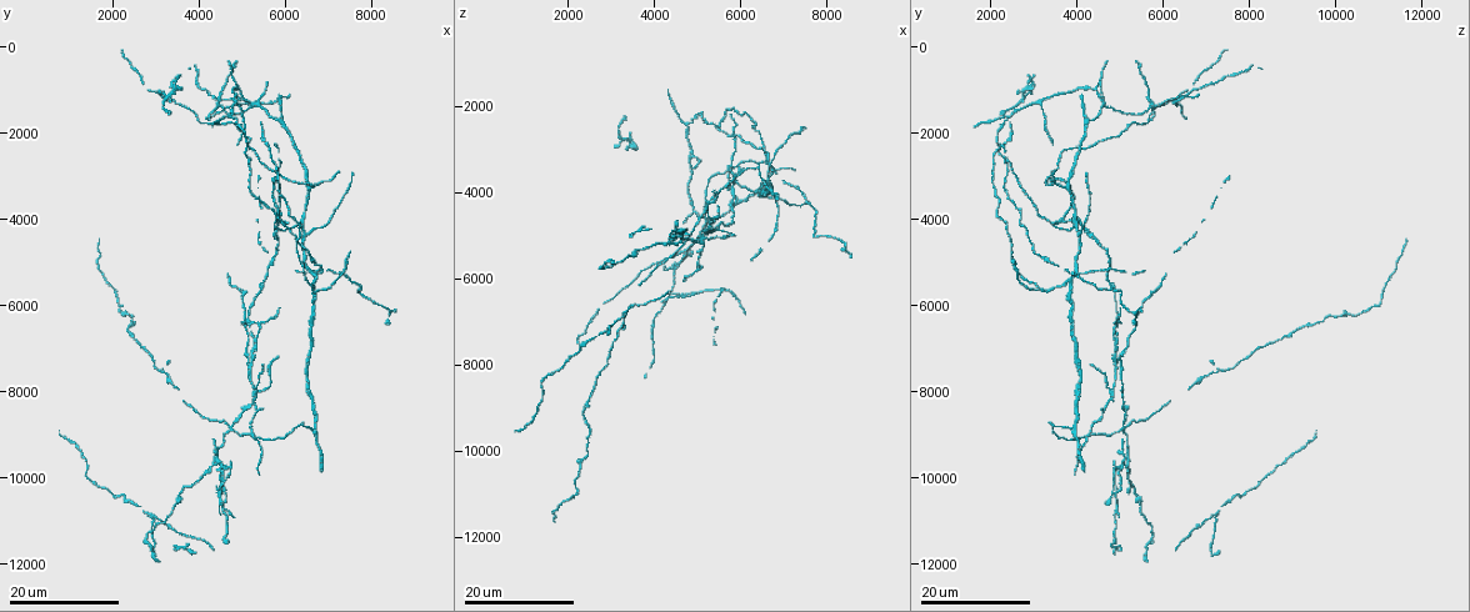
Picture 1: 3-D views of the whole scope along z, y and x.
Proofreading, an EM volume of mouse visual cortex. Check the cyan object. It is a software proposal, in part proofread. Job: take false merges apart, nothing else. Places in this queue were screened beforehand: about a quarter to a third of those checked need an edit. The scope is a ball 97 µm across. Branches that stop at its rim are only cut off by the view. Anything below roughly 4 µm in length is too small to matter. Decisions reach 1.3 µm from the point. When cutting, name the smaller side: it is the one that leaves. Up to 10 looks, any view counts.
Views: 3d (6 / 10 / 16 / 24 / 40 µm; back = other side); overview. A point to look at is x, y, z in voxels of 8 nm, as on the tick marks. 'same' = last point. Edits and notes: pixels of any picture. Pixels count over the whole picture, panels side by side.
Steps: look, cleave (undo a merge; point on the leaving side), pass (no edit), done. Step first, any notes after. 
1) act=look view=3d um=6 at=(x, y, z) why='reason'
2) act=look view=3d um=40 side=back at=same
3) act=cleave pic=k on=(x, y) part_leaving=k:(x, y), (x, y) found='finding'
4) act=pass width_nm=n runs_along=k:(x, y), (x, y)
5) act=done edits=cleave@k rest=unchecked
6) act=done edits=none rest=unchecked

act=look view=3d um=24 at=(5950, 1750, 4300) why='arms part here'

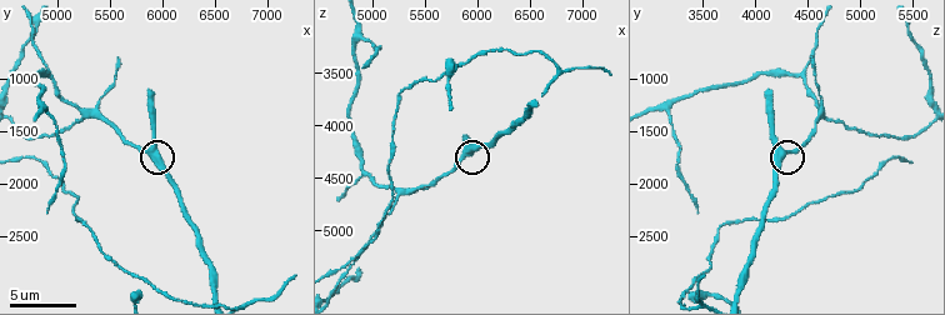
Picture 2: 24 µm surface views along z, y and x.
act=look view=3d um=6 at=(5880, 1720, 4260)

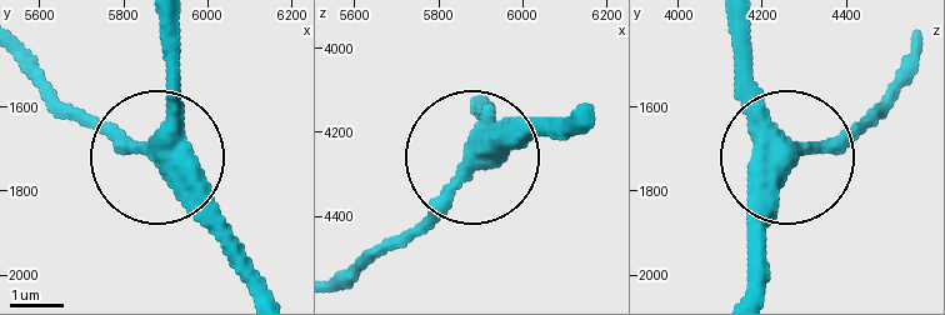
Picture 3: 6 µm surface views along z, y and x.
act=look view=3d um=6 side=back at=(5875, 1705, 4260)

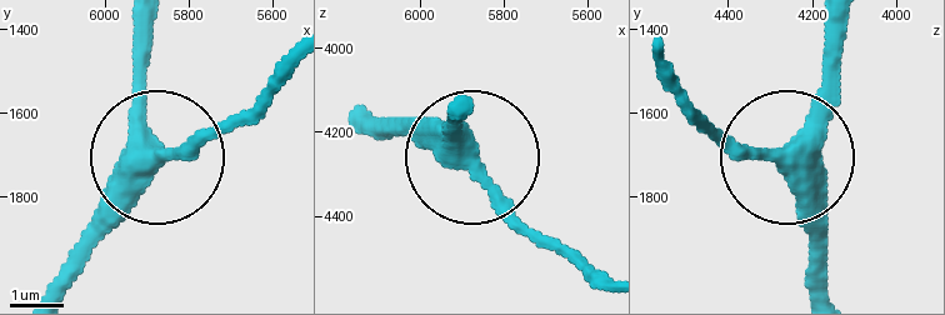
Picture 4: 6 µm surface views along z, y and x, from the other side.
act=pass side_arm_um=5 runs_along=4:(49, 289), (139, 168), (139, 20) found='one neuron here'

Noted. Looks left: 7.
act=look view=3d um=24 at=(5100, 2650, 2400) why='calibre changes'

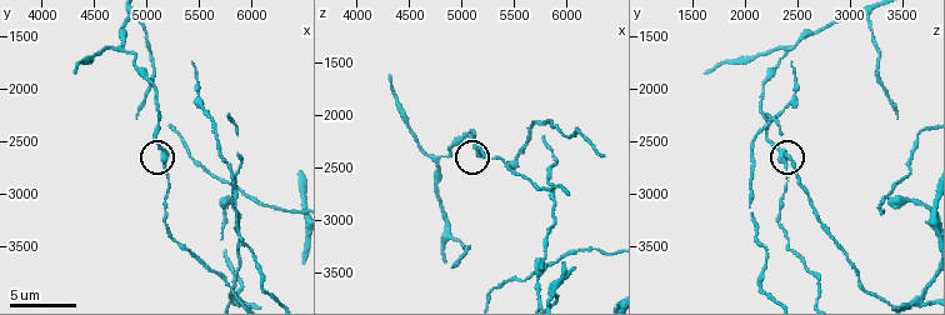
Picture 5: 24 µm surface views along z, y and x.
act=look view=3d um=6 at=(5180, 2720, 2380)

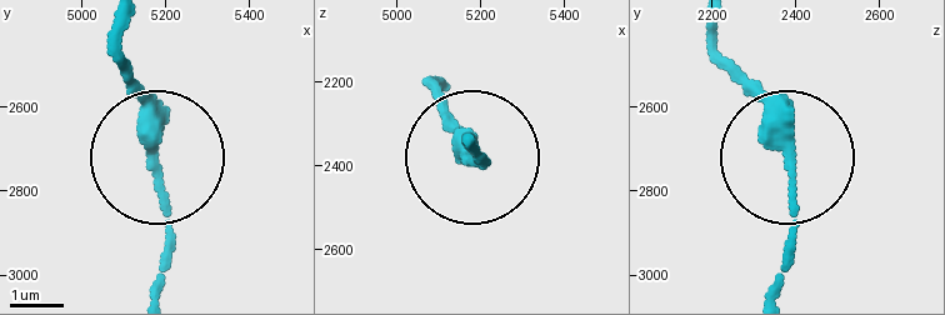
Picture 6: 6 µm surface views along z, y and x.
act=pass runs_along=6:(126, 24), (118, 64), (171, 239), (158, 293) found='all the same neuron'

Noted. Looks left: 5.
act=look view=3d um=24 at=(6500, 4300, 4100) why='three arms meet'

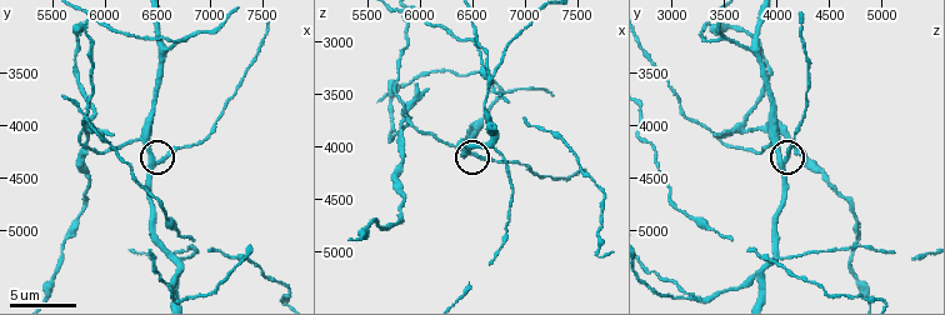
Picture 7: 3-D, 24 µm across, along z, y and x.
act=look view=3d um=6 at=(6480, 4340, 4040) why='zoom in'

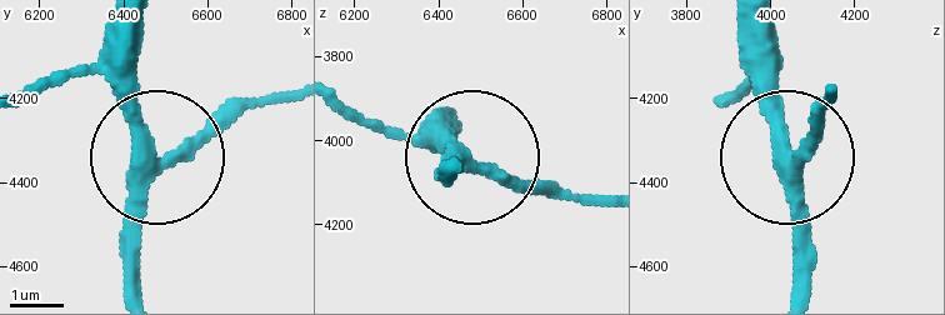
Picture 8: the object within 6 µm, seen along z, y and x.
act=pass arms=3 found='one neuron here'

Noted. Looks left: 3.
act=look view=3d um=24 at=(6600, 8850, 3900) why='three arms meet'

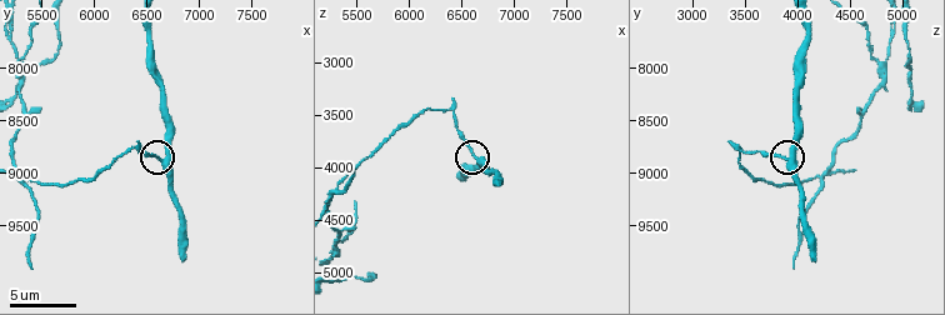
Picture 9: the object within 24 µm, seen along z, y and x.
act=look view=3d um=10 at=(6640, 8880, 3920) why='closer look'

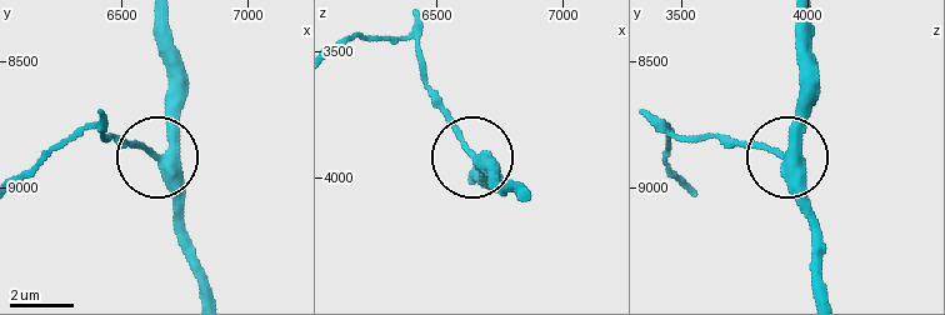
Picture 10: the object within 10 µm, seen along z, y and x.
act=pass arms=3 runs_along=10:(811, 24), (803, 129), (788, 170), (811, 248) found='all the same neuron'

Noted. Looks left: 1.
act=done edits=none rest=unchecked

